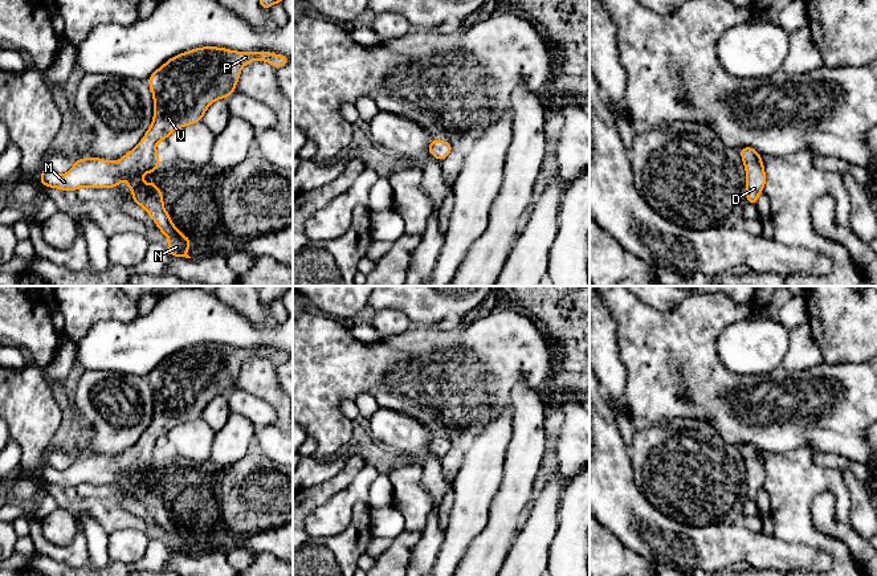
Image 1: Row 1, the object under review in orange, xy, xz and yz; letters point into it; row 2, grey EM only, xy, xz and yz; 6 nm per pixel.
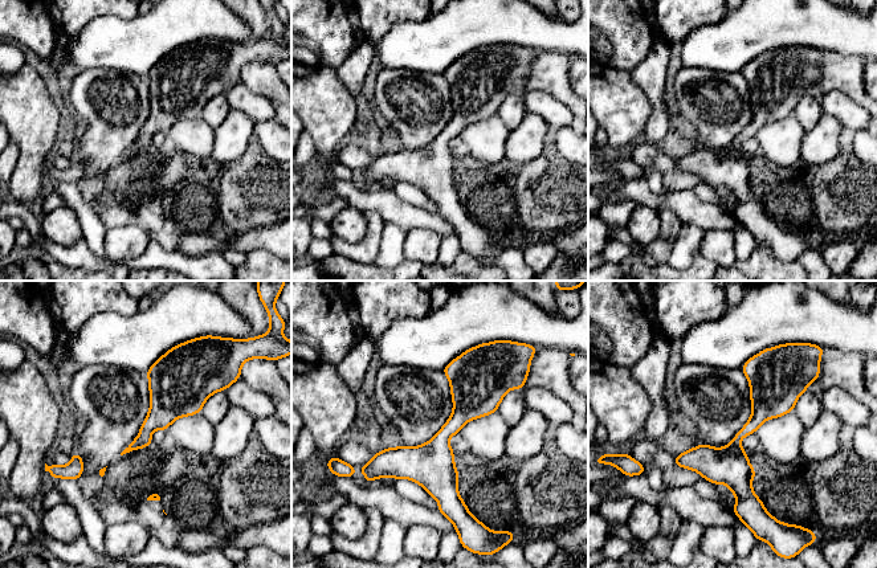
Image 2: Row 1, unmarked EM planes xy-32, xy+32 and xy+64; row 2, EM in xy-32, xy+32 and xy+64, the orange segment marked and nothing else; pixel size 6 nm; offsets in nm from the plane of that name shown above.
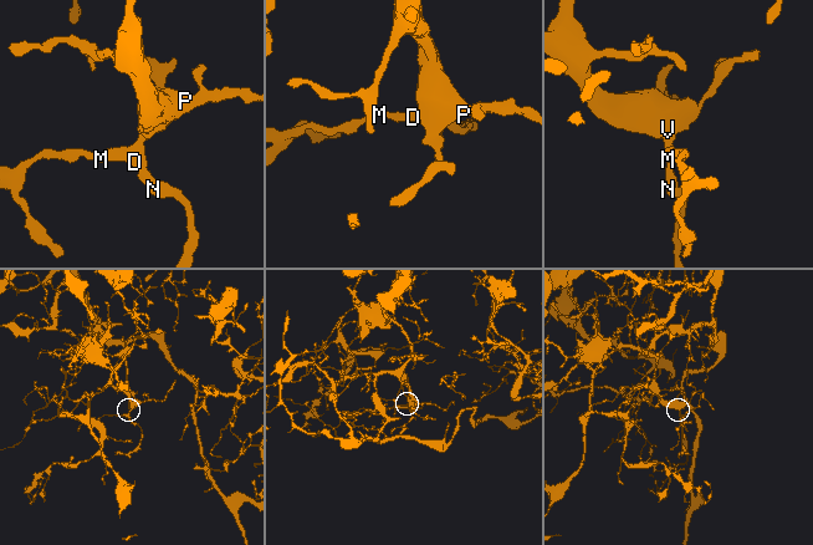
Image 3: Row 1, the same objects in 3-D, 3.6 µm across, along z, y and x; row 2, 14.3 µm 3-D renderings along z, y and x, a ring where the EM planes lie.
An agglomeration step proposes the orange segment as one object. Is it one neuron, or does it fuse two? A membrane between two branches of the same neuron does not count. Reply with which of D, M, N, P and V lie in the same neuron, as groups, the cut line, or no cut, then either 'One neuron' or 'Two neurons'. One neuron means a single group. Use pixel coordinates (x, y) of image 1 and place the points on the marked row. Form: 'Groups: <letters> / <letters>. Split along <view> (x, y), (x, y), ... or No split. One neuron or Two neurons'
Groups: D M N P V. No split. One neuron

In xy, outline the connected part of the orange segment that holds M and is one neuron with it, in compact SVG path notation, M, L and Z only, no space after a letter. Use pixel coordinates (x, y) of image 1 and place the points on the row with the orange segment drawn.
M215 46L197 48L170 58L147 79L154 95L154 120L134 150L117 162L83 158L74 162L65 175L45 167L41 184L62 191L115 188L126 177L132 200L168 237L168 254L191 258L187 250L192 241L178 230L164 211L163 192L154 181L148 181L146 188L142 176L158 169L160 156L155 150L156 143L166 140L179 127L200 122L212 102L233 94L240 70L254 60L270 62L276 69L290 62L287 57L269 52L233 52Z

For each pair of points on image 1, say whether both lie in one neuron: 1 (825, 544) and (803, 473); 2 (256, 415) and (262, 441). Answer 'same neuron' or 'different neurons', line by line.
1: same neuron
2: different neurons

